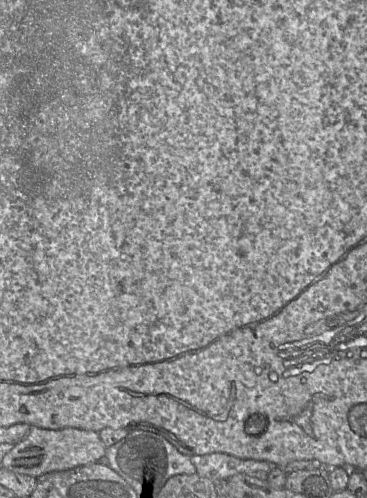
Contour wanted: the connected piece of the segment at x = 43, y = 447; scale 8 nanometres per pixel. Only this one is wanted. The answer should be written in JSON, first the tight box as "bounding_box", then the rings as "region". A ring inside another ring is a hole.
{"bounding_box":[2,427,106,477],"region":[[[31,427],[28,435],[16,443],[3,457],[2,466],[19,474],[39,477],[46,473],[95,463],[104,456],[106,449],[96,431],[78,428],[51,430]]]}

